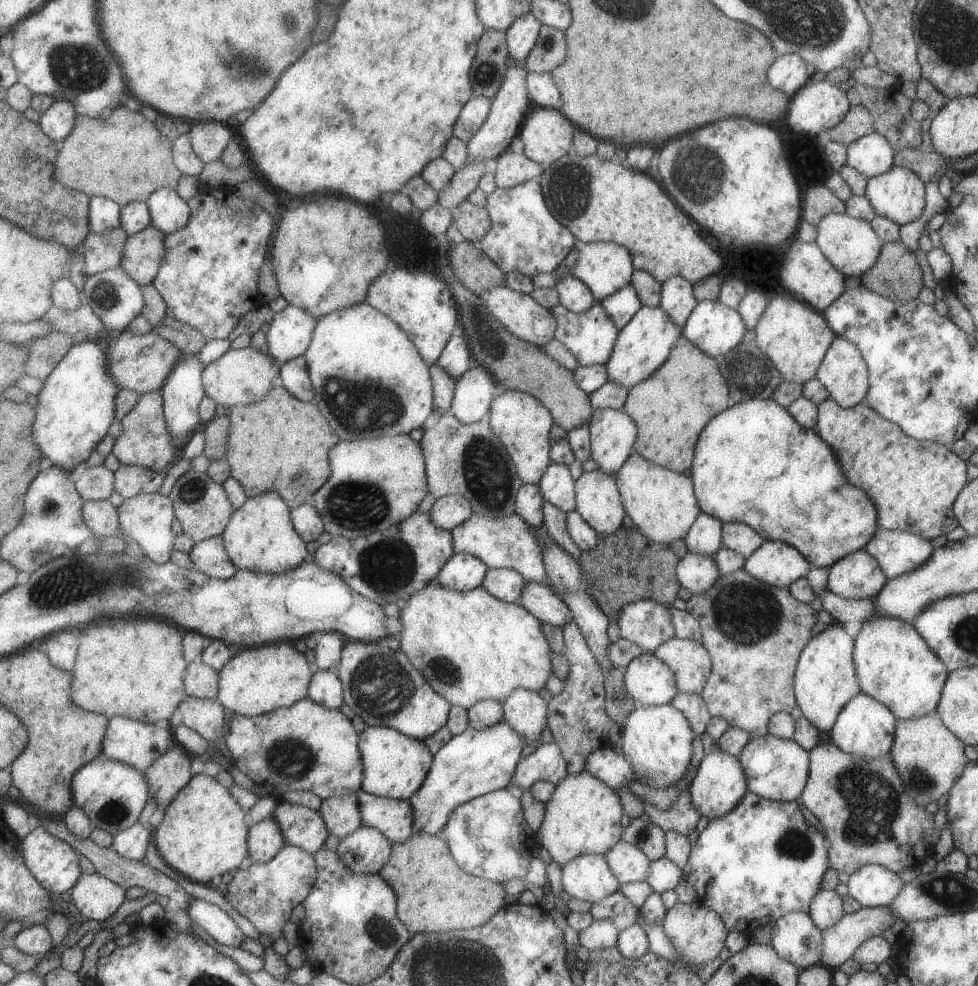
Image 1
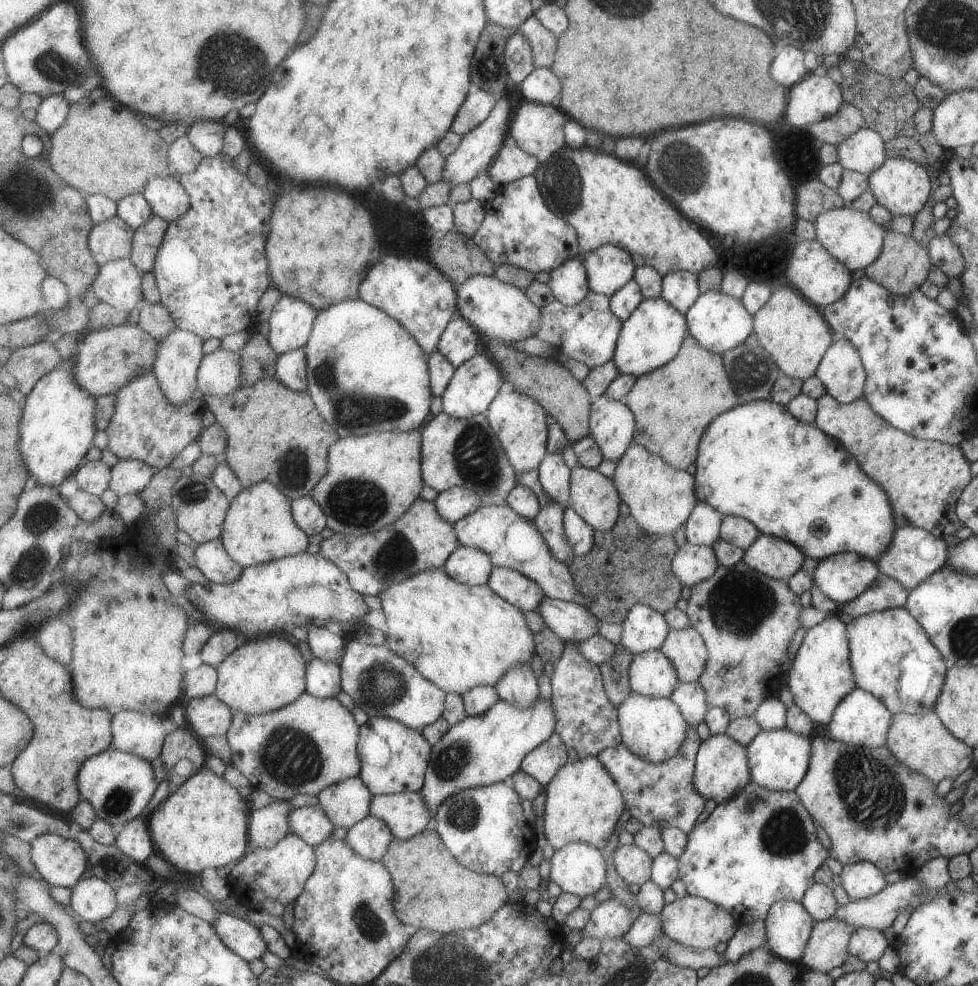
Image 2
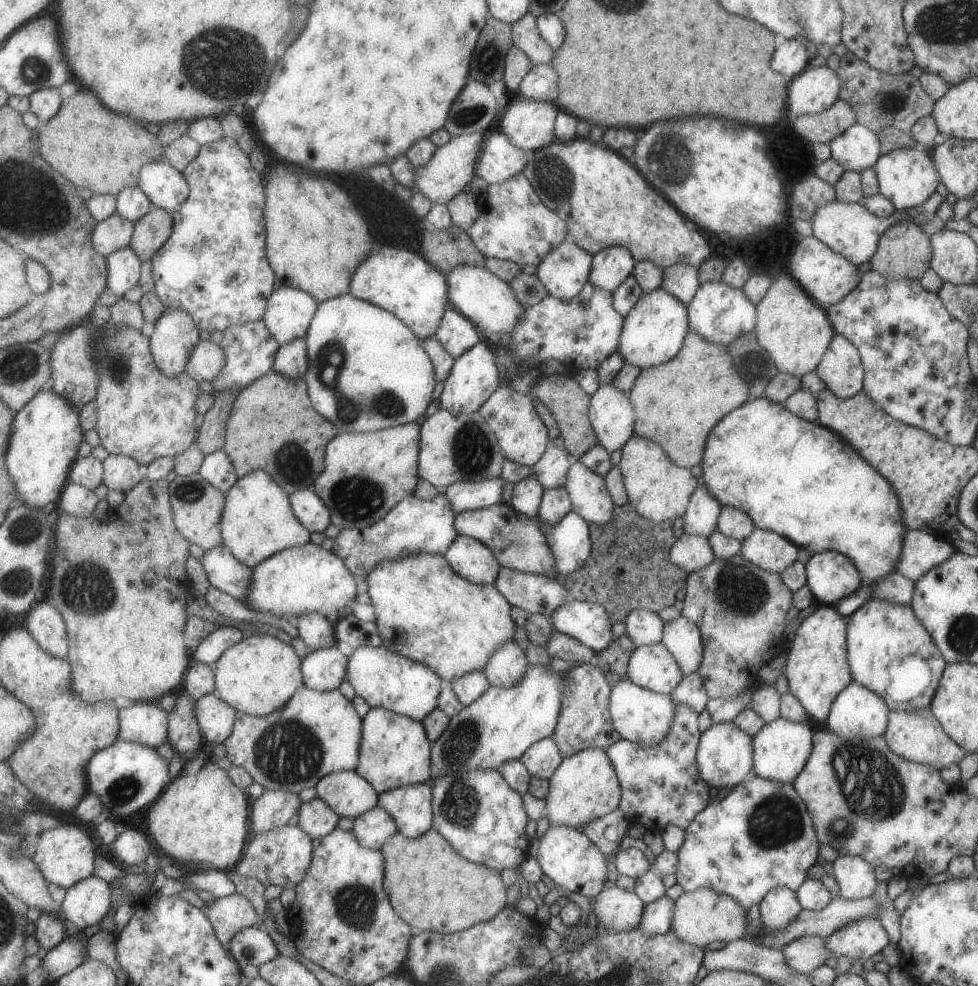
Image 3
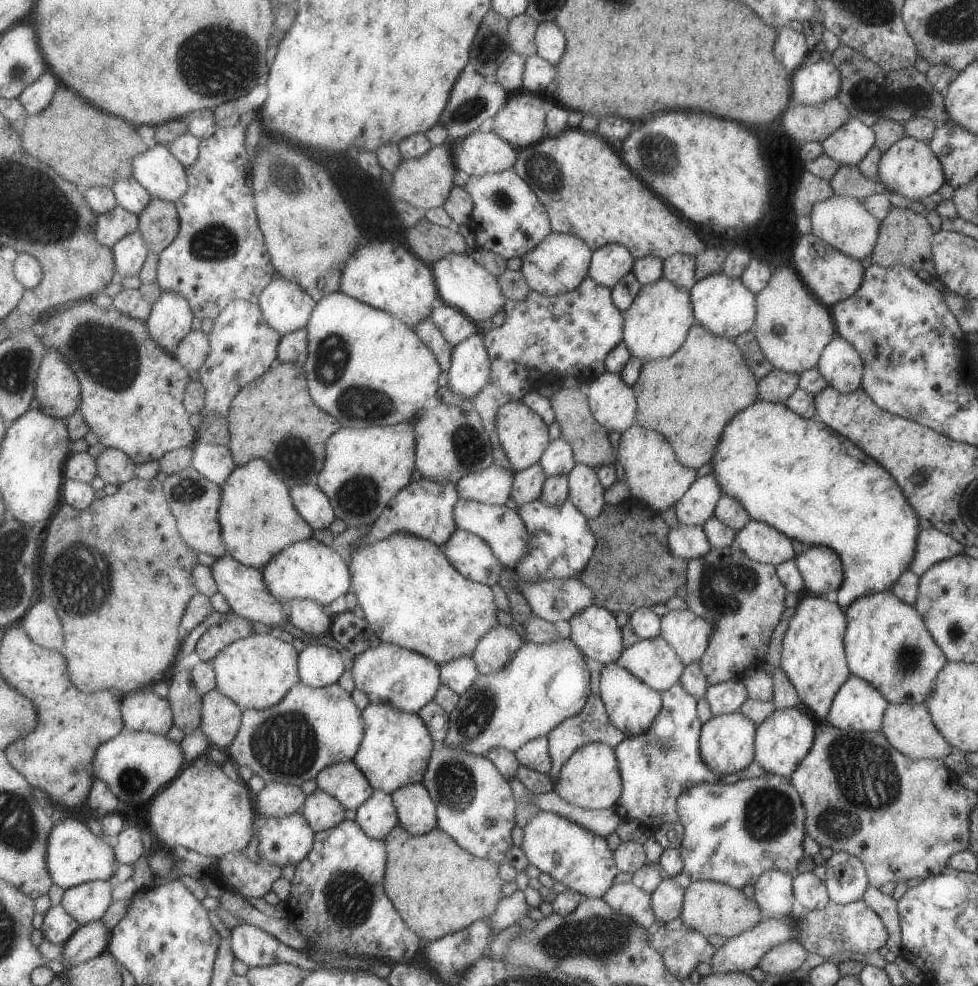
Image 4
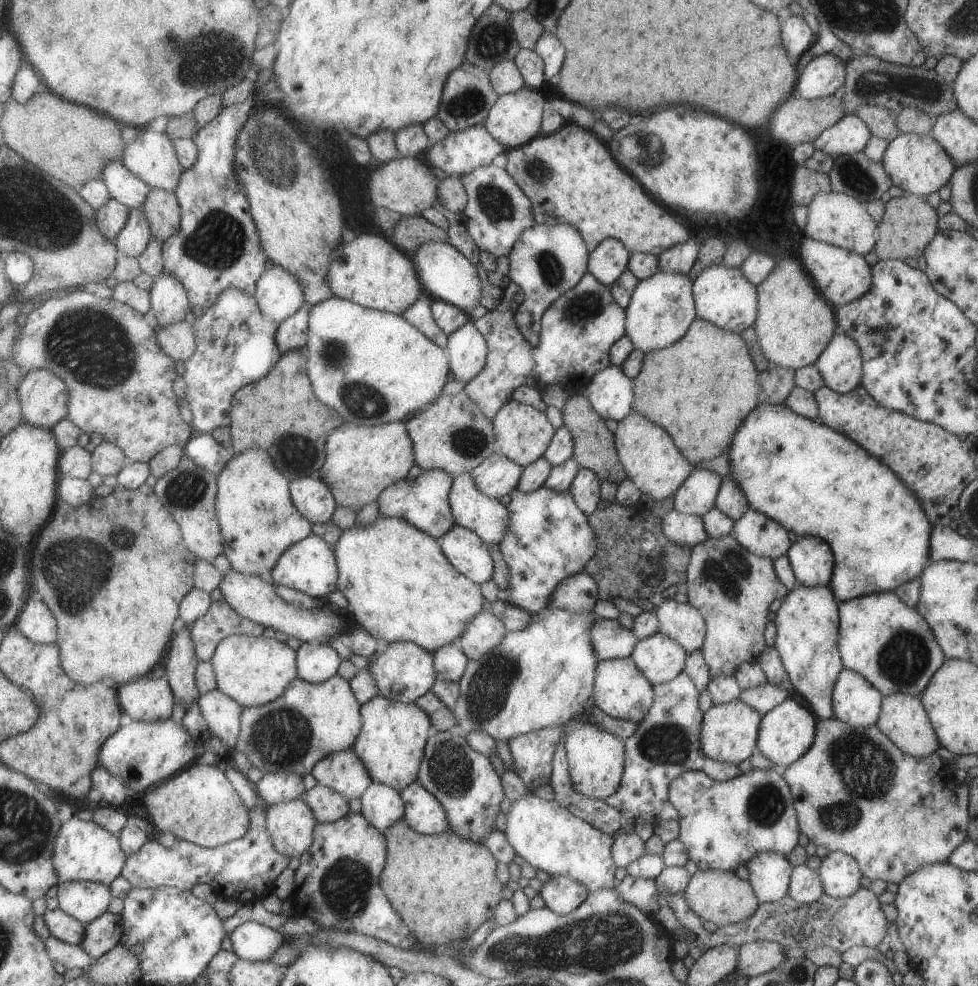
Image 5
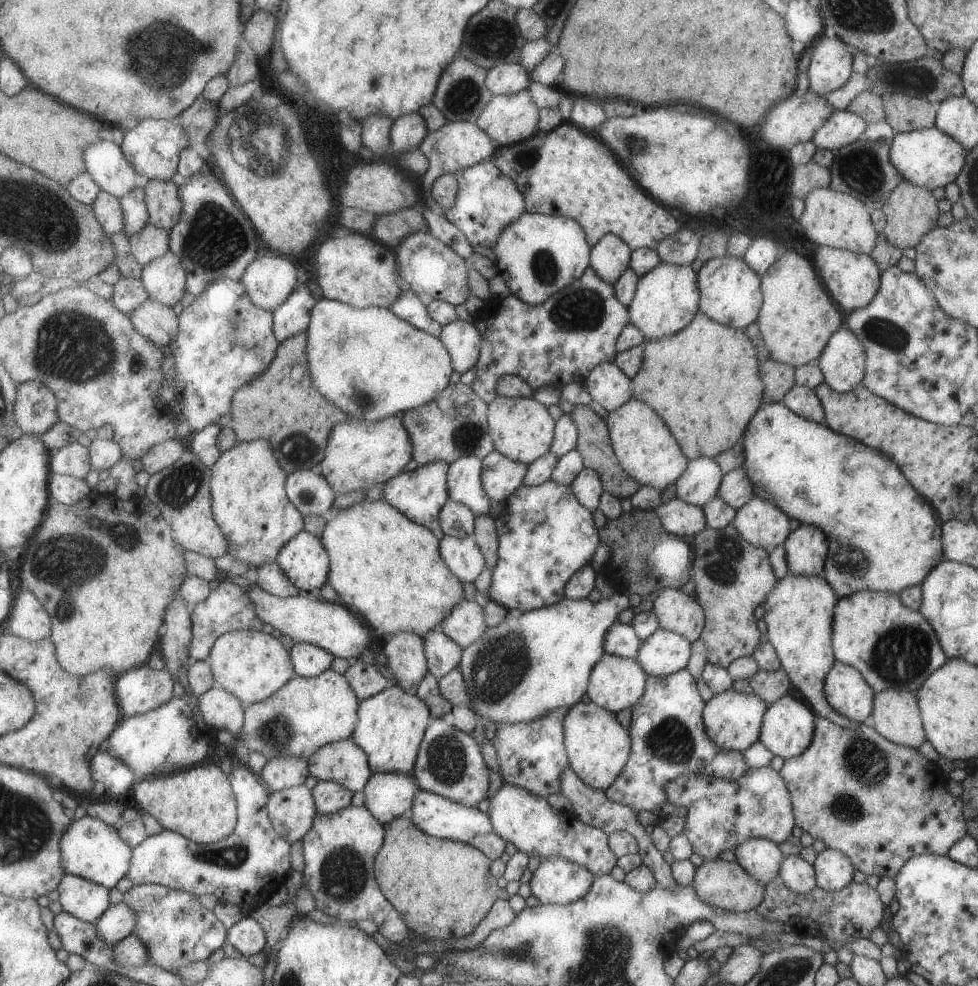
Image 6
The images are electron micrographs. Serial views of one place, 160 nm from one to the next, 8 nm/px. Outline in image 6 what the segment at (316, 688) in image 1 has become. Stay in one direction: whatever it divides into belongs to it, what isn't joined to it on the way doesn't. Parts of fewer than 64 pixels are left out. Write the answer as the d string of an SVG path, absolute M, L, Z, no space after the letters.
M295 643L291 650L296 675L315 677L331 669L335 656L310 643Z

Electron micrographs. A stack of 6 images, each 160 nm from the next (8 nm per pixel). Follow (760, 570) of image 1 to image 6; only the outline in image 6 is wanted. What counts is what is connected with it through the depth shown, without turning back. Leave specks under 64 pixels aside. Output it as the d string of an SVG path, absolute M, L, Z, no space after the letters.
M759 496L745 502L736 511L731 524L745 542L768 552L783 545L790 532L789 518Z

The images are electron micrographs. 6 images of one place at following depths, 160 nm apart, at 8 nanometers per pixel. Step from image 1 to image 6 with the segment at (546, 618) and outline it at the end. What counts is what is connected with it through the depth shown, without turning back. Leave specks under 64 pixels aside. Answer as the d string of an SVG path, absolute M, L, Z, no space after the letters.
M614 623L609 626L603 638L603 651L620 658L636 659L641 640L630 625Z

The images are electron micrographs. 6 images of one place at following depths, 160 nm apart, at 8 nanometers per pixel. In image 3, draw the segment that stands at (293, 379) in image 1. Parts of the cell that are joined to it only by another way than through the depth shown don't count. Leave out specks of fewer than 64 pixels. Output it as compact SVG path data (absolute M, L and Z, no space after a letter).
M302 338L280 347L273 370L290 379L303 379L309 368L308 342Z

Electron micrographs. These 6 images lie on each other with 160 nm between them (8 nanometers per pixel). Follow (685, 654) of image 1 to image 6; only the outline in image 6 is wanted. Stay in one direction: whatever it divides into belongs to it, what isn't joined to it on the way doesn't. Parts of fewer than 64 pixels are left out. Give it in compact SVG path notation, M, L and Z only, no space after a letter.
M665 588L656 593L652 612L657 618L658 628L679 634L687 638L690 644L700 638L705 620L693 594Z

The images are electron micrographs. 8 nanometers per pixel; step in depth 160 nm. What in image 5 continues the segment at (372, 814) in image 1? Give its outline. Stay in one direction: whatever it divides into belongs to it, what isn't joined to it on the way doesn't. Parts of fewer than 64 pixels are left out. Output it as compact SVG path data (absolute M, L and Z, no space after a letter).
M419 780L400 793L406 804L405 820L413 830L426 835L451 830L446 808Z

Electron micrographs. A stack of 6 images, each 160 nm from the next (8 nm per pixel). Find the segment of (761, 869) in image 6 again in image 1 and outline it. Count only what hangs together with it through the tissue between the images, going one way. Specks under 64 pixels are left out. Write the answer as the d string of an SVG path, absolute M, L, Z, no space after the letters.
M801 911L781 915L770 932L770 944L777 956L794 964L799 970L819 965L822 962L821 931L813 924L811 917Z

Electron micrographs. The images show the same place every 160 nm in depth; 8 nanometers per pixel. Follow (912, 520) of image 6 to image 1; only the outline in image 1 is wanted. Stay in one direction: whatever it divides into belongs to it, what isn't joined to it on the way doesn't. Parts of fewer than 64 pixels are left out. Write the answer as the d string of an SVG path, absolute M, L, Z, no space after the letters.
M747 399L745 402L735 403L710 418L698 434L694 444L694 455L692 458L691 476L697 506L701 513L708 514L722 523L743 523L752 528L765 541L781 541L797 549L803 558L813 568L829 568L836 560L847 556L847 554L861 550L869 542L869 539L879 529L877 524L877 513L872 500L863 492L853 486L842 473L840 462L829 445L817 436L814 429L803 428L797 424L786 408L779 406L771 399Z

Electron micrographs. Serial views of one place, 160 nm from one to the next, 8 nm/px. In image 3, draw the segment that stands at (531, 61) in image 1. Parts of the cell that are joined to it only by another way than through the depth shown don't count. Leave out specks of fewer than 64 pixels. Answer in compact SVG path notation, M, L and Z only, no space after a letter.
M527 12L511 26L513 43L532 59L532 64L549 65L553 50L539 34L536 17Z

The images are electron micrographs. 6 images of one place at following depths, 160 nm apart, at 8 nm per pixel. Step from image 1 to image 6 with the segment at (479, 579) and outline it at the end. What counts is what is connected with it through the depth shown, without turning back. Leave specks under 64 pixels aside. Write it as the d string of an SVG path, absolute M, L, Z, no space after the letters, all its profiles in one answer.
M445 536L440 540L441 555L453 572L463 583L473 580L483 570L483 558L480 548L470 537L457 538Z

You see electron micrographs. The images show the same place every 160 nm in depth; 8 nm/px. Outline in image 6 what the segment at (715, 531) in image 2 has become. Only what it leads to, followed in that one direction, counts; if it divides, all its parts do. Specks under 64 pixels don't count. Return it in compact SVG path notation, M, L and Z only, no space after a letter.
M710 457L688 461L675 480L675 497L685 504L703 507L705 502L718 495L722 476L719 466Z

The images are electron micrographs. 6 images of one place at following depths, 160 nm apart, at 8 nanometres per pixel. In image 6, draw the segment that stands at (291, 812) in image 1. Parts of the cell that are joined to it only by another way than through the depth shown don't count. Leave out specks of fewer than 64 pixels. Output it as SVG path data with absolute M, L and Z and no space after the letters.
M318 780L318 783L312 788L318 812L324 814L334 814L339 810L351 806L351 800L355 792L345 788L339 782L330 782Z

